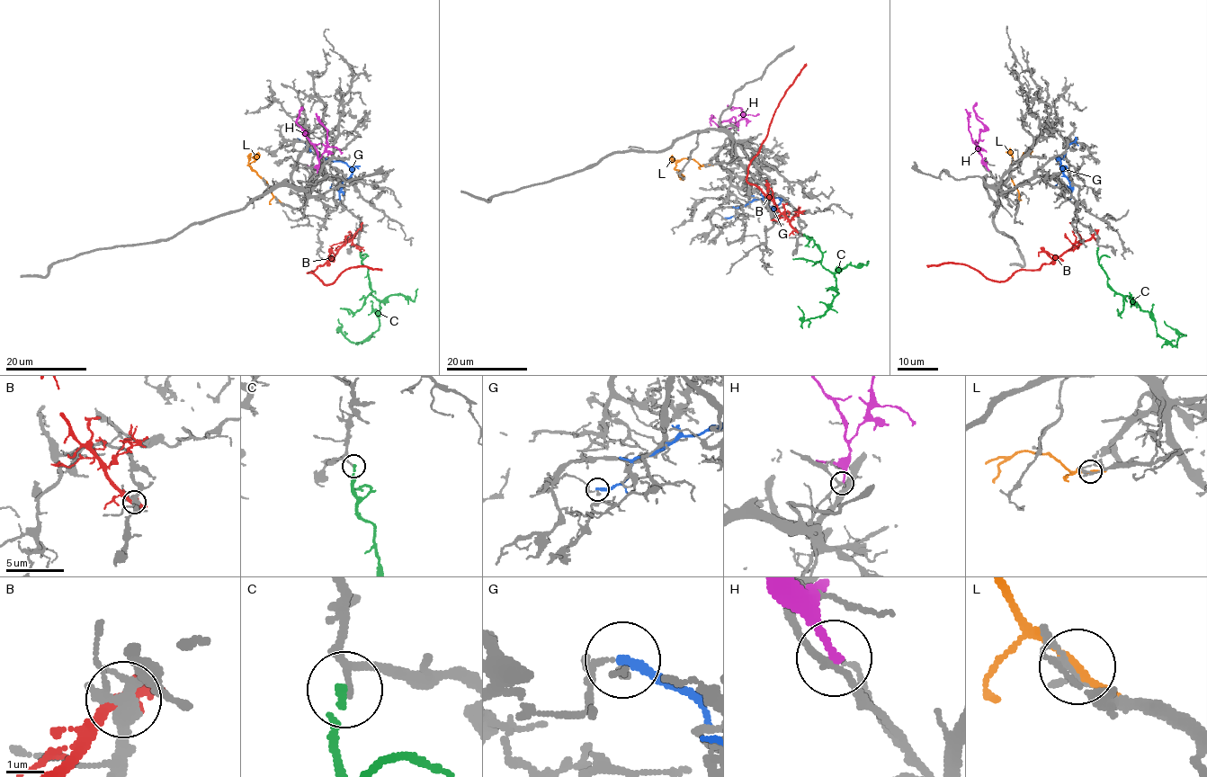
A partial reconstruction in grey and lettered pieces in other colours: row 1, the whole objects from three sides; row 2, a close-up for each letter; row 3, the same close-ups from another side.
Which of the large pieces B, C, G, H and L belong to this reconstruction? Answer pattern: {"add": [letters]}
{"add": []}

